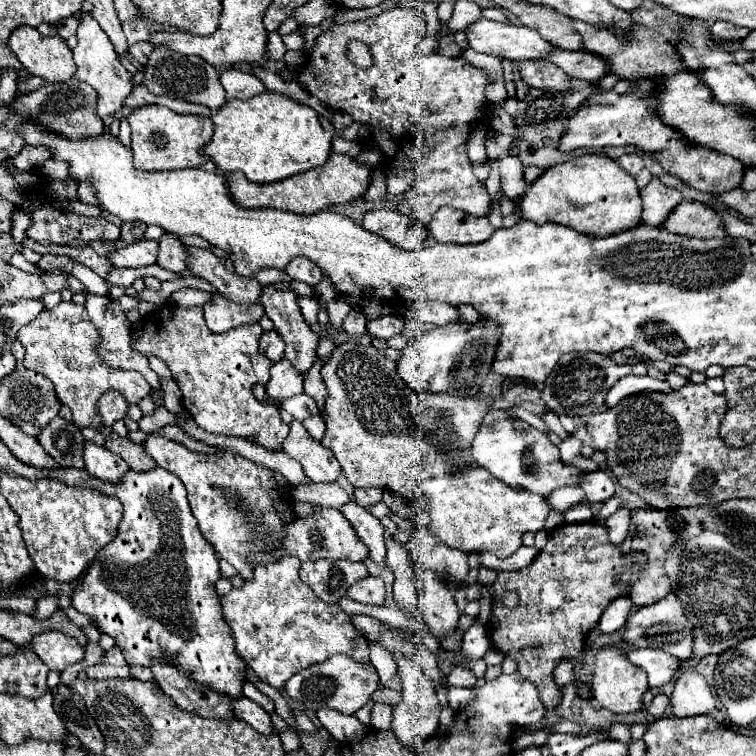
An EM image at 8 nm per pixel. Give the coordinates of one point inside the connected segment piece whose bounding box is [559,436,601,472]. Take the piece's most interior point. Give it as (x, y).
(570, 449)

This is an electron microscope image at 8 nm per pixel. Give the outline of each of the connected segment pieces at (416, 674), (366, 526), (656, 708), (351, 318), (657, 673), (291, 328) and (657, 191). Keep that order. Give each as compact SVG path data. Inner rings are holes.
M395 656L397 664L399 664L399 676L403 680L403 698L401 702L393 708L393 732L395 736L401 740L401 744L405 746L421 746L427 738L431 738L437 728L439 728L439 712L441 706L437 702L437 694L435 694L435 686L433 682L421 672L419 664L415 664L413 660L407 658L399 658Z
M347 502L339 510L355 528L359 540L363 540L363 544L367 544L369 558L375 560L377 564L385 564L385 540L383 540L381 520L375 518L367 508L361 508L355 502Z
M655 694L655 698L653 698L651 706L647 708L647 712L649 712L649 714L653 714L655 718L659 718L659 716L663 716L663 714L665 714L667 704L669 704L669 698L667 698L665 694Z
M351 310L349 316L347 316L345 322L343 322L343 328L345 328L345 332L349 332L349 334L363 334L363 332L365 332L365 324L367 324L365 316L363 316L359 310Z
M637 648L631 650L627 656L635 666L643 668L649 674L649 688L661 688L667 682L675 680L681 668L681 662L675 656L669 656L667 652L661 650Z
M273 284L269 286L263 286L263 294L259 296L259 302L265 306L265 314L273 320L275 324L275 330L281 334L281 338L285 340L287 348L285 348L285 358L291 360L291 364L301 372L305 374L315 356L317 356L317 344L319 344L319 336L309 328L309 324L303 320L301 312L299 312L299 306L297 306L297 296L291 292L291 290L281 290L281 288L275 288Z
M657 176L651 178L651 182L641 190L641 200L643 200L643 216L641 220L649 226L659 226L671 208L683 200L681 192L675 188L669 188L661 184Z

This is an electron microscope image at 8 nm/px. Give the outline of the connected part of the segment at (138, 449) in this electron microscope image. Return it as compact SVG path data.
M115 432L105 436L105 446L111 452L115 452L117 456L121 456L127 462L127 466L135 472L145 472L145 470L151 470L157 466L155 460L145 452L143 444L135 444L129 438L121 438Z

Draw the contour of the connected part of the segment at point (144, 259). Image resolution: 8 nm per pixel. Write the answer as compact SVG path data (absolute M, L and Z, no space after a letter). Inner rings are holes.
M139 240L131 246L125 246L121 250L109 250L107 260L115 268L143 268L149 264L155 264L157 260L157 242L153 240Z

